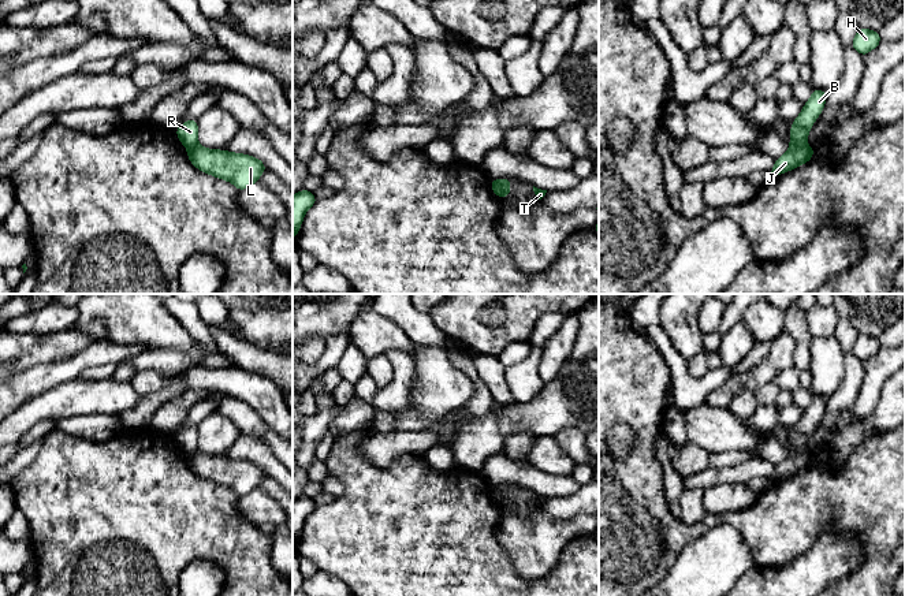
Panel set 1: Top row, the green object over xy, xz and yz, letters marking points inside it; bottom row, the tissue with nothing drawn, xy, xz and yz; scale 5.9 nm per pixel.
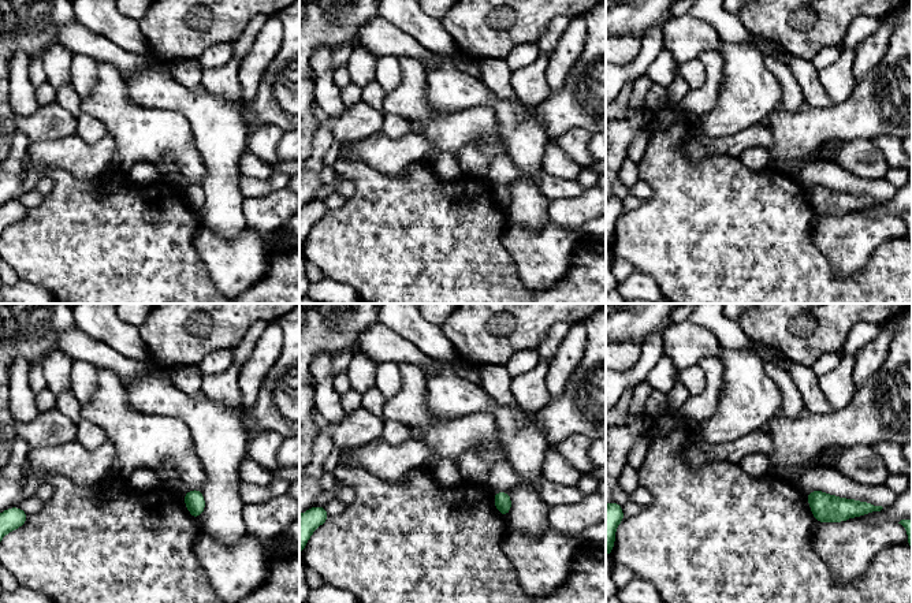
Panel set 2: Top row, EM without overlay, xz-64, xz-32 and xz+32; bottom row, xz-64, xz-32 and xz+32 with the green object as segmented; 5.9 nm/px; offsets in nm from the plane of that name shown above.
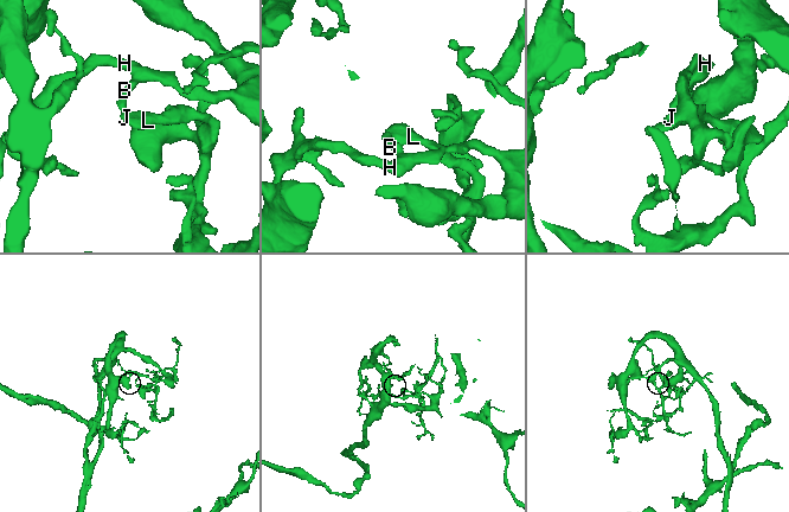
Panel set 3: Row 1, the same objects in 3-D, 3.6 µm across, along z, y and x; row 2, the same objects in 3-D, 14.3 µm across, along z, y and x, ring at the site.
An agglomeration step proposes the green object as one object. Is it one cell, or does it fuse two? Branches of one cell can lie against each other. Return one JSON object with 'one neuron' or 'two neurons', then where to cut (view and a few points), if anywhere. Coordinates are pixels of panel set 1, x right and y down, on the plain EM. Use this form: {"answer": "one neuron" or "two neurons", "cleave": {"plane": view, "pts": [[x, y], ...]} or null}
{"answer": "two neurons", "cleave": {"plane": "xz", "pts": [[498, 485], [501, 503]]}}

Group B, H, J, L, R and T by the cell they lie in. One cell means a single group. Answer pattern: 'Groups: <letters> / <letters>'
Groups: B H R / J L T

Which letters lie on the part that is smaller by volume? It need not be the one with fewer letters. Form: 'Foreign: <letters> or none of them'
Foreign: J, L, T

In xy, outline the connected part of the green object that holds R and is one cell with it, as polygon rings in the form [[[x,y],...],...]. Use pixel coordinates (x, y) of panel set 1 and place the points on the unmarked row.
[[[189,425],[187,428],[182,429],[175,436],[179,447],[182,451],[190,457],[198,451],[198,429],[197,425]]]

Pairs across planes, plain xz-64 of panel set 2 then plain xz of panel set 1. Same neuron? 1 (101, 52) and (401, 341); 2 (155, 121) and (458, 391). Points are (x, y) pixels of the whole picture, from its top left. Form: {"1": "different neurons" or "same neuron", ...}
{"1": "same neuron", "2": "different neurons"}

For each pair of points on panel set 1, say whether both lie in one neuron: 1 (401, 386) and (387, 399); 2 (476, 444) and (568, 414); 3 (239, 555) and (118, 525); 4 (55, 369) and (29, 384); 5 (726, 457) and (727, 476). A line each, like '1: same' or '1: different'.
1: same
2: same
3: same
4: same
5: different

